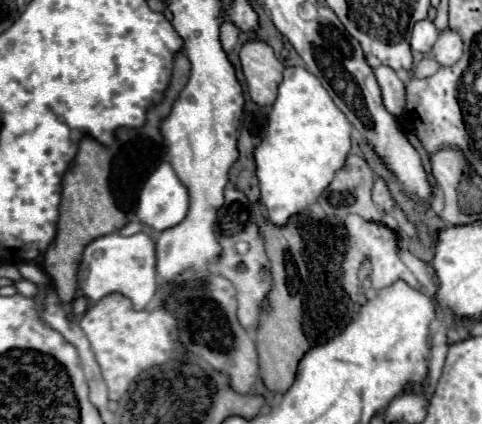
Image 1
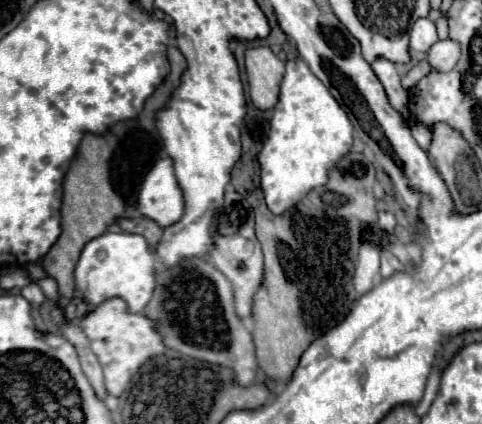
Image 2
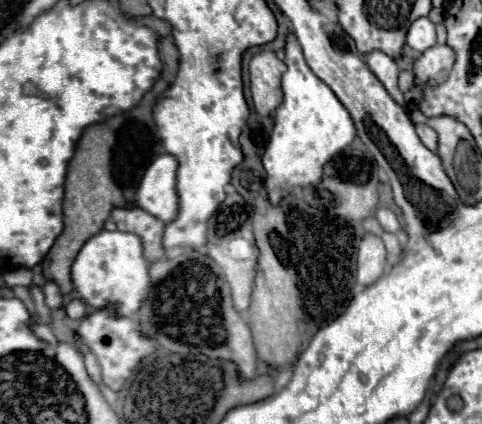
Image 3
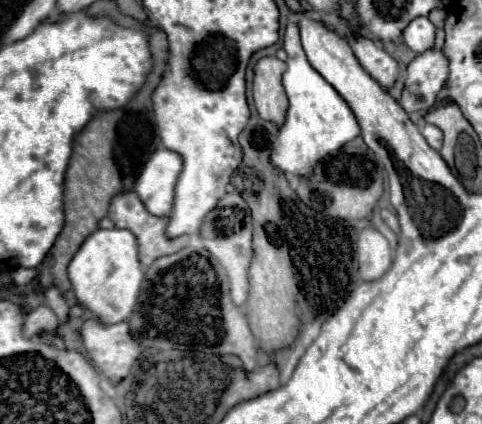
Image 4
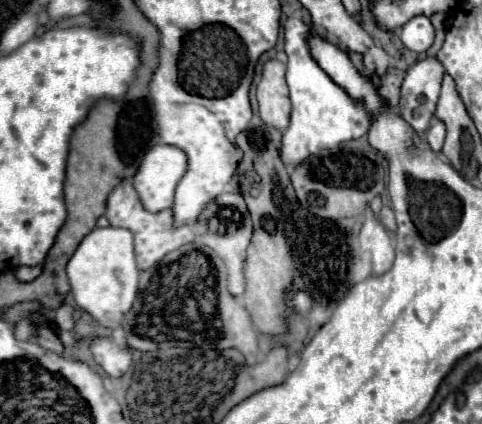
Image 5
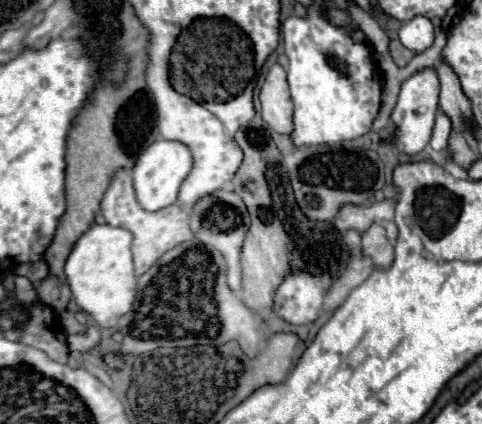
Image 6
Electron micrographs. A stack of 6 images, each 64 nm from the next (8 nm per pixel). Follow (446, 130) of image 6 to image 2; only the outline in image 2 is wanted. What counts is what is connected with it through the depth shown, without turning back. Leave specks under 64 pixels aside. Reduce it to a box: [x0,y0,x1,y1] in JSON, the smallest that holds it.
[412,124,432,150]

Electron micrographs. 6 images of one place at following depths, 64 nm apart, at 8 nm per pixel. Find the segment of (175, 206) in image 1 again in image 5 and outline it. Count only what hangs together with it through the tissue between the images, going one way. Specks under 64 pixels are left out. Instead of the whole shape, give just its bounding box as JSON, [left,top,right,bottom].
[132,144,186,212]

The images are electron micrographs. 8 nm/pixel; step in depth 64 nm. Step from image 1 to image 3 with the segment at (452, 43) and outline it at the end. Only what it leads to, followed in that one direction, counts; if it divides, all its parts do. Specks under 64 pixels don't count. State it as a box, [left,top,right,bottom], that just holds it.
[406,44,456,102]

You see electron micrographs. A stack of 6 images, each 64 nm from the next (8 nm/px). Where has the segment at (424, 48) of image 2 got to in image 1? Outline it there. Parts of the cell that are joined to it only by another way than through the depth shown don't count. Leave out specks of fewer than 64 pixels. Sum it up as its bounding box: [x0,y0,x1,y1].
[412,20,438,54]

